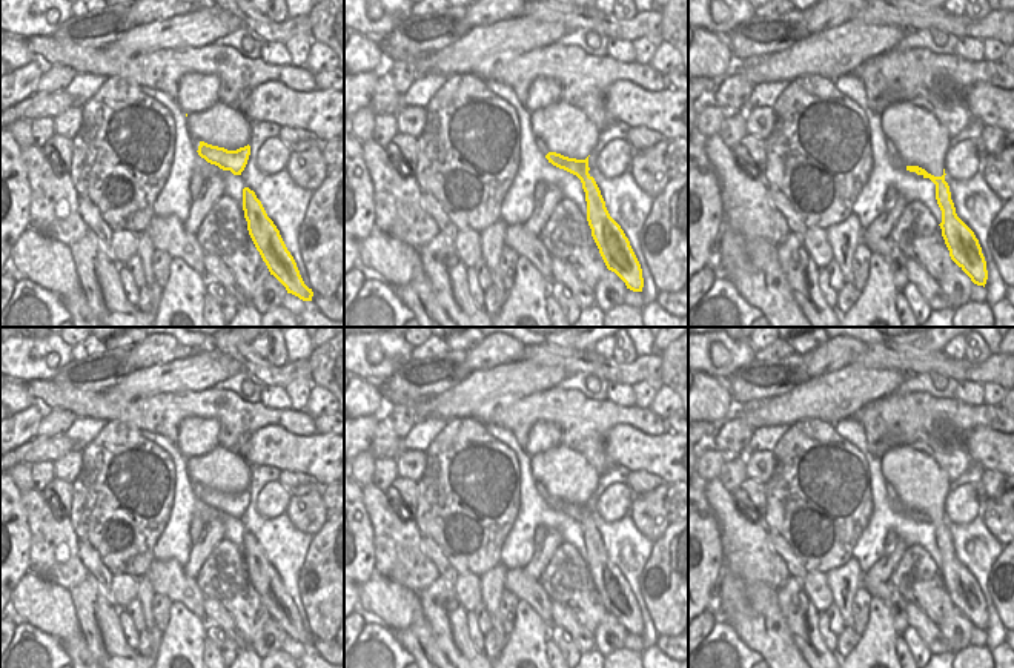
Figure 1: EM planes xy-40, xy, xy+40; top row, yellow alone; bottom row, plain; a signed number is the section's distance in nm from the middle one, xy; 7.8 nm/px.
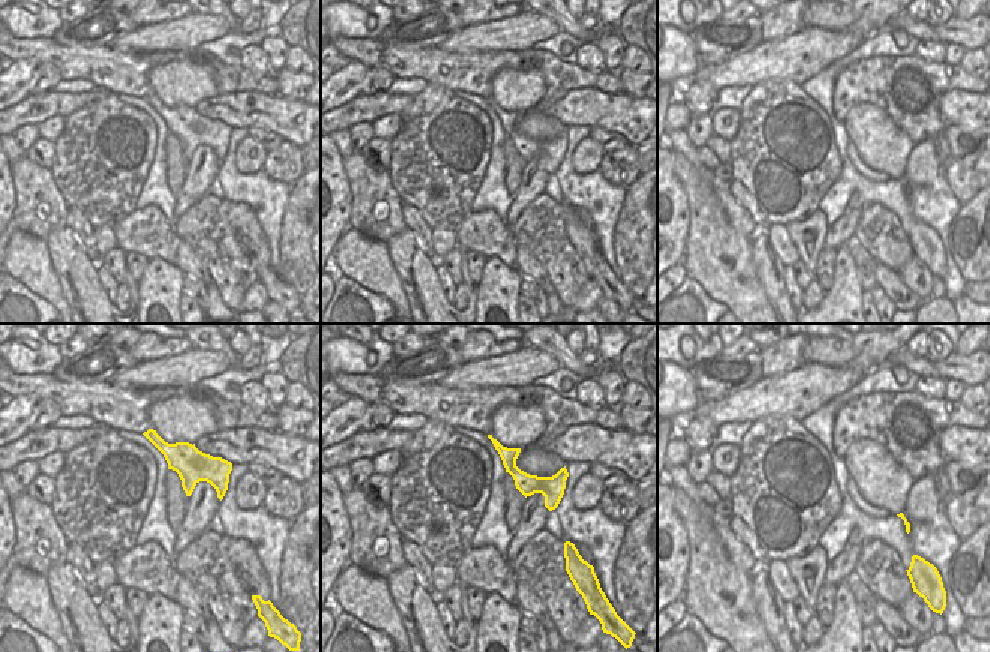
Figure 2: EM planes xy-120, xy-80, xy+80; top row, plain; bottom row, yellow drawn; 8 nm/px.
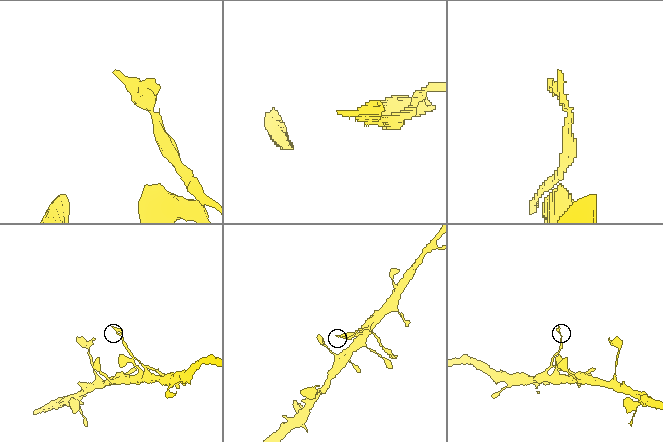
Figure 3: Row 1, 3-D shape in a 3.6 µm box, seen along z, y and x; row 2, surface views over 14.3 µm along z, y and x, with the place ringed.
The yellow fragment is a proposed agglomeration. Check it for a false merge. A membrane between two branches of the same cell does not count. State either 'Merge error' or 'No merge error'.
No merge error.

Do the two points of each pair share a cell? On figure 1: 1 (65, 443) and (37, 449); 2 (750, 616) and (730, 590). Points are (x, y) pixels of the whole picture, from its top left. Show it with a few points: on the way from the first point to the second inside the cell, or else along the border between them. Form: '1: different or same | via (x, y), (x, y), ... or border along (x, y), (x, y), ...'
1: same | via (59, 446), (43, 449)
2: same | via (750, 610), (736, 596)

